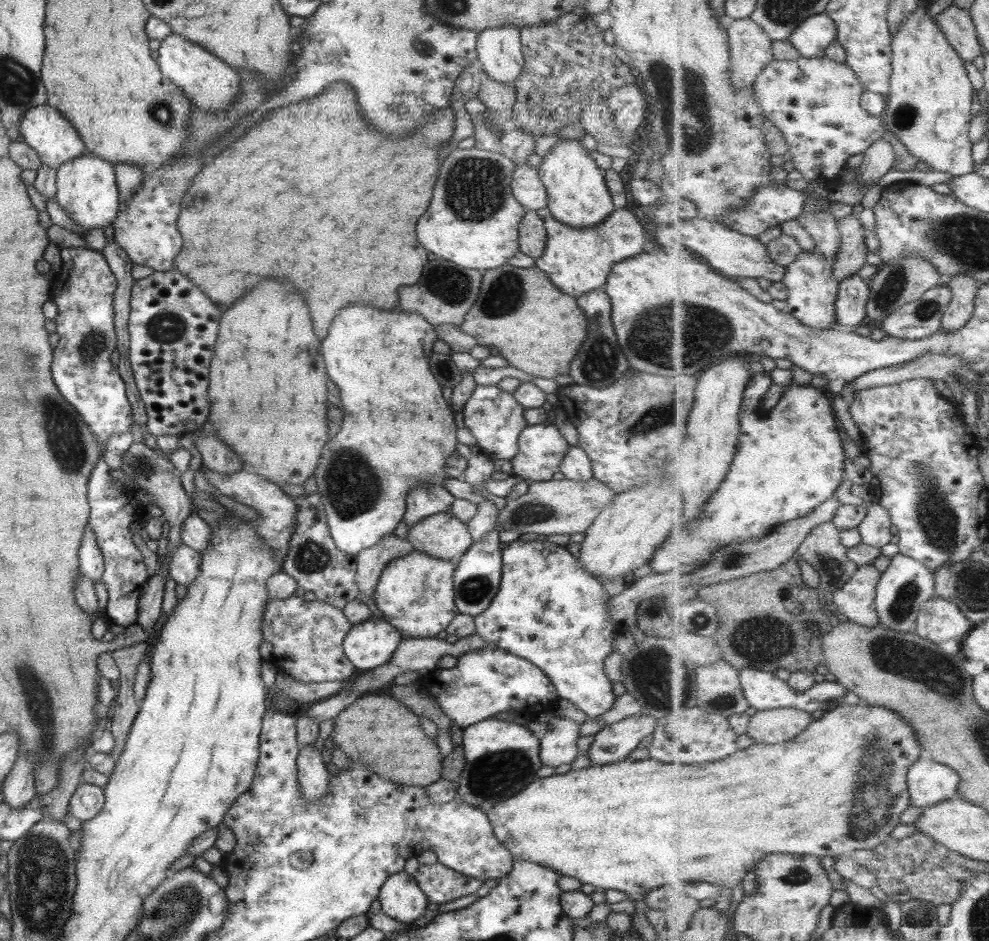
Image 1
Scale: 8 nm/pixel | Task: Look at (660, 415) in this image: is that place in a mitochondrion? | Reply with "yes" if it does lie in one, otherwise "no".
yes

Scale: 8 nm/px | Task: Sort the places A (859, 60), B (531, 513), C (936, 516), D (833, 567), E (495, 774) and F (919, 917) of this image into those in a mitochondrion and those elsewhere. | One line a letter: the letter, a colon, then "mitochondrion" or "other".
A: other
B: mitochondrion
C: mitochondrion
D: mitochondrion
E: mitochondrion
F: mitochondrion

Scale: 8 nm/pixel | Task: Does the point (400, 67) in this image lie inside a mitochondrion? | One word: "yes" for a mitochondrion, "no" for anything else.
no

